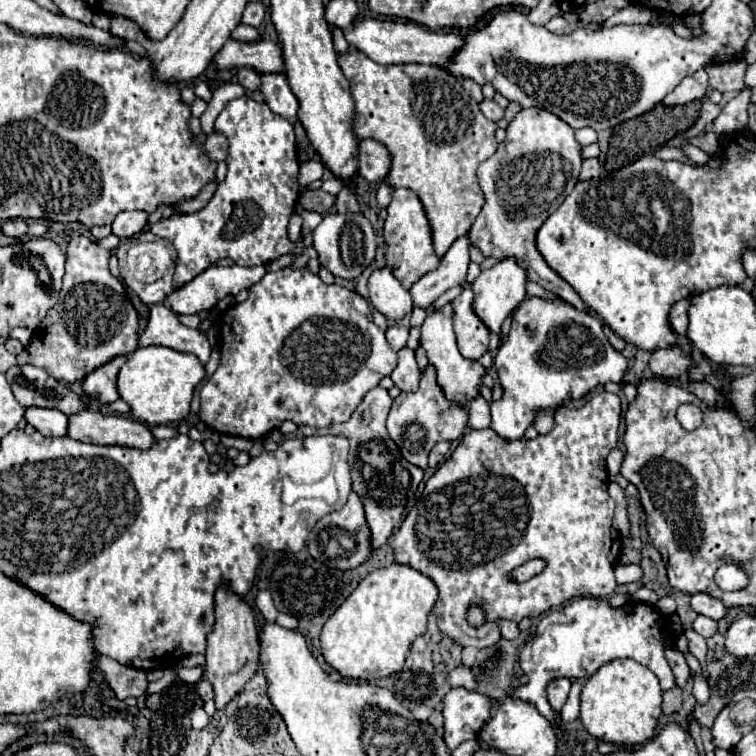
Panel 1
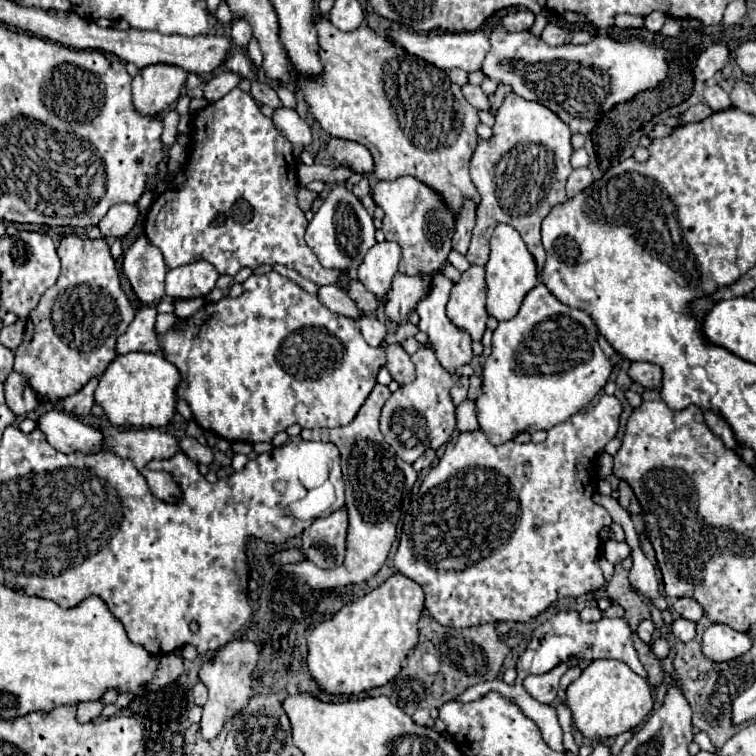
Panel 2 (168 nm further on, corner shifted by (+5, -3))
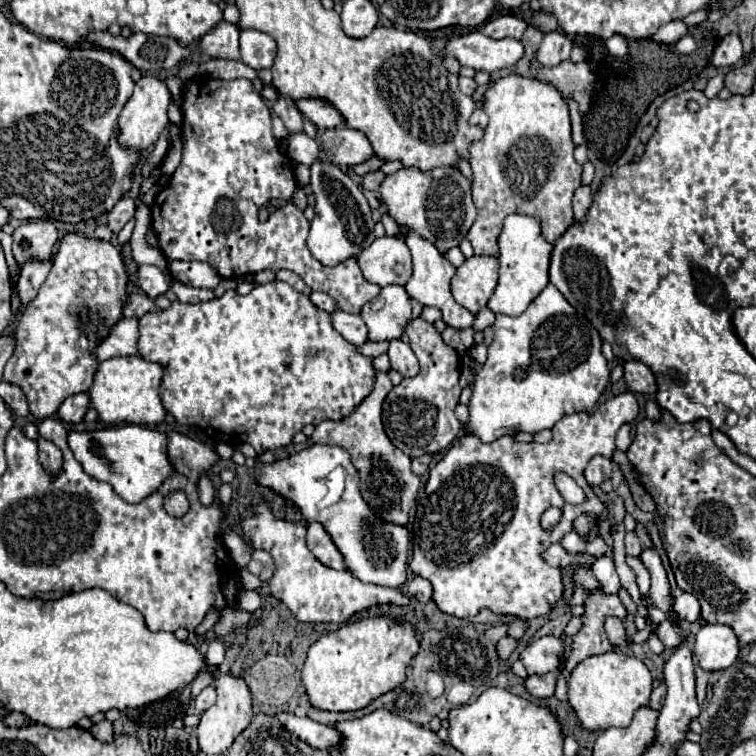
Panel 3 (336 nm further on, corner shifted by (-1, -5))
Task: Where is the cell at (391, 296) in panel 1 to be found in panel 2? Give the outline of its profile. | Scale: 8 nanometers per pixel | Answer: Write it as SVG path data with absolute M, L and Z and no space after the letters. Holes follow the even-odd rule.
M394 241L376 243L364 255L364 261L358 267L358 279L368 291L372 291L374 295L378 295L378 299L382 299L390 289L392 277L398 271L398 261L400 261L400 245L396 245Z

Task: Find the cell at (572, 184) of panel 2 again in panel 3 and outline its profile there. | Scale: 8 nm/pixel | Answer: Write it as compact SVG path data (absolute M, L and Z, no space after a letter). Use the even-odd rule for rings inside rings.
M580 185L576 191L574 191L574 197L572 197L572 207L574 207L574 221L582 219L592 203L592 187L590 185Z

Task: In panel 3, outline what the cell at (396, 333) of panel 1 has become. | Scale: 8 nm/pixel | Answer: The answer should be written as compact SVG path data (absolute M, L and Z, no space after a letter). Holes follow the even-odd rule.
M334 311L332 313L332 323L336 331L350 343L354 345L364 345L368 341L368 327L362 321L360 315L344 313L344 311Z

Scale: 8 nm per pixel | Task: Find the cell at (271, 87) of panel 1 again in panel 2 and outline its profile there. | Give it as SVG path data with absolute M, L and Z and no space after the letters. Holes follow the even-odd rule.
M280 107L280 109L274 111L272 121L274 121L276 129L292 143L292 151L294 151L296 157L312 143L312 131L310 131L310 127L298 117L296 111L286 109L286 107Z

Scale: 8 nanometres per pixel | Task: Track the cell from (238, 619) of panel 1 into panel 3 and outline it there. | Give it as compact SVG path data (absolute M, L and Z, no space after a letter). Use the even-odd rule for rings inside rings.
M232 673L218 675L216 693L218 693L216 703L202 713L202 721L198 725L198 745L204 753L224 753L252 721L252 695L242 677L236 677Z

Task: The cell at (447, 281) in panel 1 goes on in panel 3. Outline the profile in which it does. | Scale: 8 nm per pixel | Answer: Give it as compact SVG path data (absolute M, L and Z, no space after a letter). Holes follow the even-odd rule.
M386 285L378 299L366 303L366 307L362 309L362 319L370 331L370 341L392 341L392 339L400 339L404 333L406 323L412 319L412 305L410 305L410 295L406 293L406 289L402 285Z

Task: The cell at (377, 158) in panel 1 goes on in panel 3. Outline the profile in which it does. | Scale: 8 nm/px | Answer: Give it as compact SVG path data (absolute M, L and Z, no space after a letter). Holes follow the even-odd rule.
M348 127L326 129L322 135L322 147L326 151L328 161L338 167L360 165L374 155L370 141L360 131Z

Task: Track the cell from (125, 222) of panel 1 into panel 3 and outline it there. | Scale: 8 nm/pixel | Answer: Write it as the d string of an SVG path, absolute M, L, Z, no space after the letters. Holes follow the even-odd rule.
M128 195L122 197L114 209L108 213L108 229L112 233L118 233L130 219L134 217L134 199L130 199Z

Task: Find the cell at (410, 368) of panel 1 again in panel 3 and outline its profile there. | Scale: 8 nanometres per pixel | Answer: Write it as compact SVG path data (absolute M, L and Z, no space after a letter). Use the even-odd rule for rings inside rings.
M400 339L390 341L388 357L390 357L392 369L398 371L402 377L414 377L414 375L418 375L418 371L420 371L418 359L416 359L414 351L404 341L400 341Z

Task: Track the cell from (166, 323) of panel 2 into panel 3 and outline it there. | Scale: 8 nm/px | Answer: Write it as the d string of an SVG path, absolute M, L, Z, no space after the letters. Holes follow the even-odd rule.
M130 295L128 305L124 307L124 317L144 317L146 313L158 313L160 307L146 295Z

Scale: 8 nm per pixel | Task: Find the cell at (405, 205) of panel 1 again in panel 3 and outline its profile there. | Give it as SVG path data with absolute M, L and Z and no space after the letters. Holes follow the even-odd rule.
M410 167L386 175L380 185L380 201L388 209L390 217L398 223L398 237L406 237L410 231L414 231L422 239L432 241L442 255L466 239L466 233L476 219L476 207L470 197L470 183L454 167L436 167L428 173Z

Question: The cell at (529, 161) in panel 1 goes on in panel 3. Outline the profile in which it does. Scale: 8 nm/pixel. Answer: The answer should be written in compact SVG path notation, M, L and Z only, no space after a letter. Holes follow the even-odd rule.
M504 75L496 77L492 81L492 87L486 91L484 111L488 113L490 123L486 127L484 137L472 143L468 159L474 173L472 199L478 209L478 217L468 231L474 255L496 257L496 239L502 229L502 219L510 213L536 217L540 221L544 239L548 243L554 243L574 223L570 201L574 189L580 187L580 177L582 177L582 165L574 161L574 143L572 143L570 115L566 101L548 83L540 83L530 77Z

